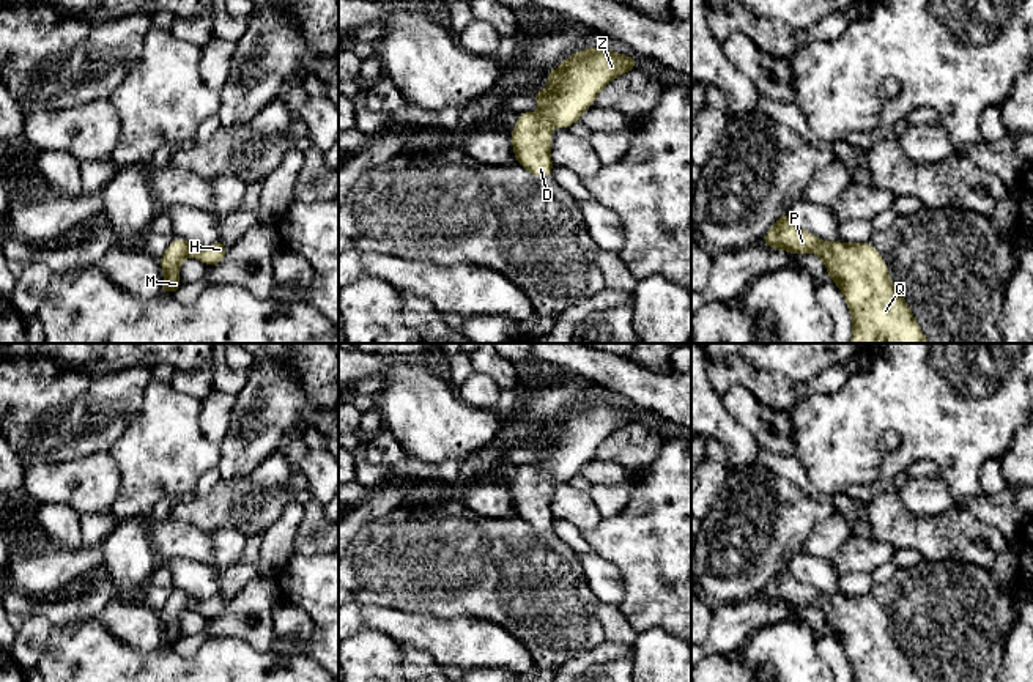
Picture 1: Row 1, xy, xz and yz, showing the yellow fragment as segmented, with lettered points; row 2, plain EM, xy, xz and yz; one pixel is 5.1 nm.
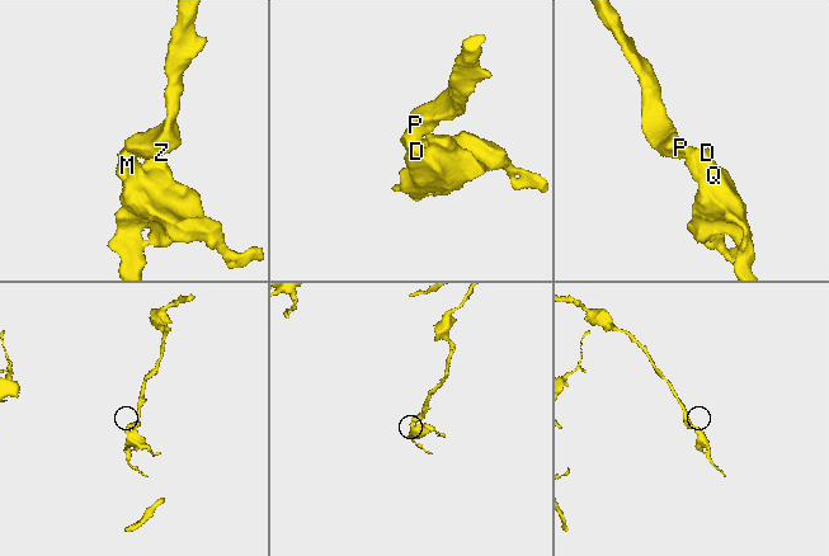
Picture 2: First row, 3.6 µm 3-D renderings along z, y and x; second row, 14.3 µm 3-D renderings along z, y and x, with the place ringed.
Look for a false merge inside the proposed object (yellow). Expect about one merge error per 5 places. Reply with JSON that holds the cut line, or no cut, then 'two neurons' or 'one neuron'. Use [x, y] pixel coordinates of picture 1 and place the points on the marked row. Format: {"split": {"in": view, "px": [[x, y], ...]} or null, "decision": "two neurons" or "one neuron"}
{"split": null, "decision": "one neuron"}

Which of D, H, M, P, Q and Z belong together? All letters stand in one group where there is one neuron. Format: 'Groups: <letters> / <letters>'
Groups: D H M P Q Z

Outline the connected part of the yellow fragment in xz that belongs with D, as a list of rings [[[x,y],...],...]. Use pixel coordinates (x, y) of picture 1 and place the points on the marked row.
[[[600,46],[586,47],[564,60],[546,74],[551,85],[531,95],[540,110],[518,113],[510,132],[516,164],[535,178],[548,178],[553,172],[551,128],[565,128],[579,121],[592,107],[597,95],[620,74],[638,69],[636,57],[616,54]]]

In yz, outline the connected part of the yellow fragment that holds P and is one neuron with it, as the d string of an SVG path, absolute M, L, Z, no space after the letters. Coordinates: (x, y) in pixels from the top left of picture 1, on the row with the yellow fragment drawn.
M783 213L762 244L795 255L813 252L824 260L852 317L850 343L929 343L871 243L820 241Z

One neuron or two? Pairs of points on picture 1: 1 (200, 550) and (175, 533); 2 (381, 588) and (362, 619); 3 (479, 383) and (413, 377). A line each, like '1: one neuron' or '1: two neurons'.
1: one neuron
2: two neurons
3: two neurons

